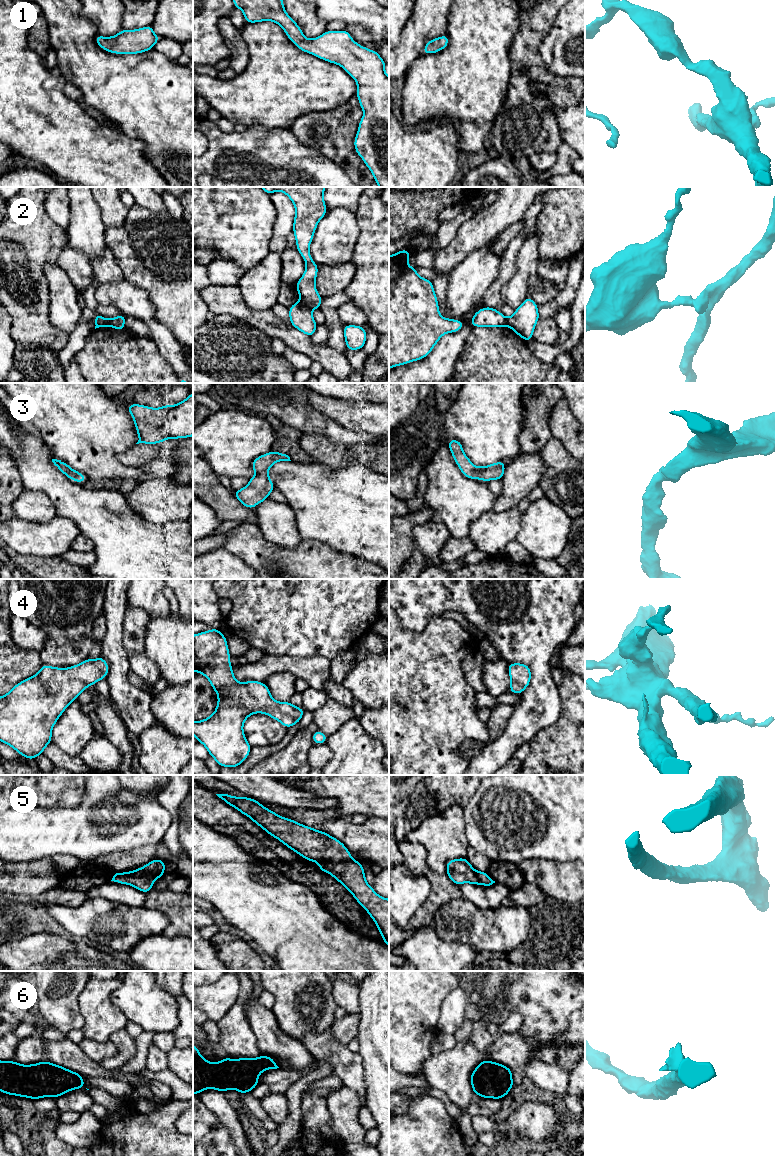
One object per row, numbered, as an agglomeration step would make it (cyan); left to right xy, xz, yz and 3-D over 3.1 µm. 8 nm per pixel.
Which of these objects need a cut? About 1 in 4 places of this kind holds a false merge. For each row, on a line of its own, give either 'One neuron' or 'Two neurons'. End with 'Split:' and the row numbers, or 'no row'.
1: One neuron
2: Two neurons
3: One neuron
4: One neuron
5: One neuron
6: One neuron
Split: 2

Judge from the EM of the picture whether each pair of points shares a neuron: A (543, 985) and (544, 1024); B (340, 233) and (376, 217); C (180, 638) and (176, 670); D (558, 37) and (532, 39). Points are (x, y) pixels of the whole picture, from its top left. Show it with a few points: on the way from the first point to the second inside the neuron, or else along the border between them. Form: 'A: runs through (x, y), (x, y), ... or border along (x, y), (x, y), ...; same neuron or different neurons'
A: runs through (543, 995), (543, 1009), (541, 1011), (543, 1014); same neuron
B: border along (355, 212), (359, 236), (353, 248); different neurons
C: runs through (180, 646), (179, 662); same neuron
D: border along (555, 17), (539, 47), (539, 54), (544, 62); different neurons

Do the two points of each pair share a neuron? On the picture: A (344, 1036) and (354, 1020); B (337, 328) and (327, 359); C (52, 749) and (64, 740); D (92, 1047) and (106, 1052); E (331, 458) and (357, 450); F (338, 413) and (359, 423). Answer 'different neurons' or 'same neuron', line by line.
A: same neuron
B: different neurons
C: different neurons
D: same neuron
E: same neuron
F: same neuron

